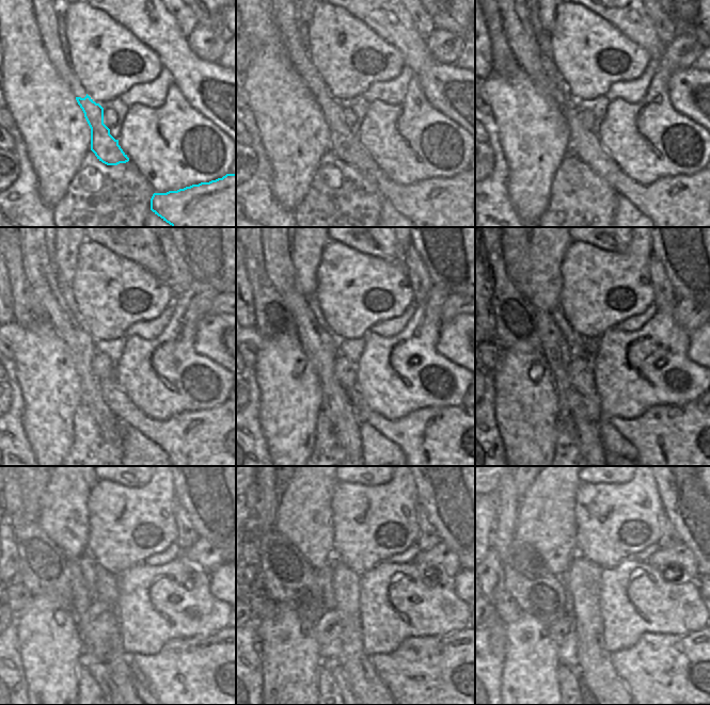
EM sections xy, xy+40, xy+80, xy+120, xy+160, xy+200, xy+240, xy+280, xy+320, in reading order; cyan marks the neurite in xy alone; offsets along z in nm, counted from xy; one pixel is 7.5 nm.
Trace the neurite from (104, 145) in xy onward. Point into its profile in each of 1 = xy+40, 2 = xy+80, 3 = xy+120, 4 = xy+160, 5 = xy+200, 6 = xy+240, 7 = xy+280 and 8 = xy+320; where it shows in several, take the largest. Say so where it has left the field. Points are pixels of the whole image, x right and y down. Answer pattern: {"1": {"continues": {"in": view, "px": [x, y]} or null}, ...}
{"1": {"continues": {"in": "xy+40", "px": [453, 205]}}, "2": {"continues": {"in": "xy+80", "px": [681, 205]}}, "3": {"continues": {"in": "xy+120", "px": [214, 444]}}, "4": {"continues": {"in": "xy+160", "px": [441, 444]}}, "5": {"continues": {"in": "xy+200", "px": [692, 444]}}, "6": {"continues": {"in": "xy+240", "px": [214, 683]}}, "7": {"continues": {"in": "xy+280", "px": [453, 683]}}, "8": {"continues": {"in": "xy+320", "px": [674, 681]}}}

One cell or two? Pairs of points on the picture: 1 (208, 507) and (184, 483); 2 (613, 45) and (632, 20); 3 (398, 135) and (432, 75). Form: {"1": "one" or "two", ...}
{"1": "one", "2": "two", "3": "two"}

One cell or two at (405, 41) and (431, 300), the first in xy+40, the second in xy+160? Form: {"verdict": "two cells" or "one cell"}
{"verdict": "two cells"}

